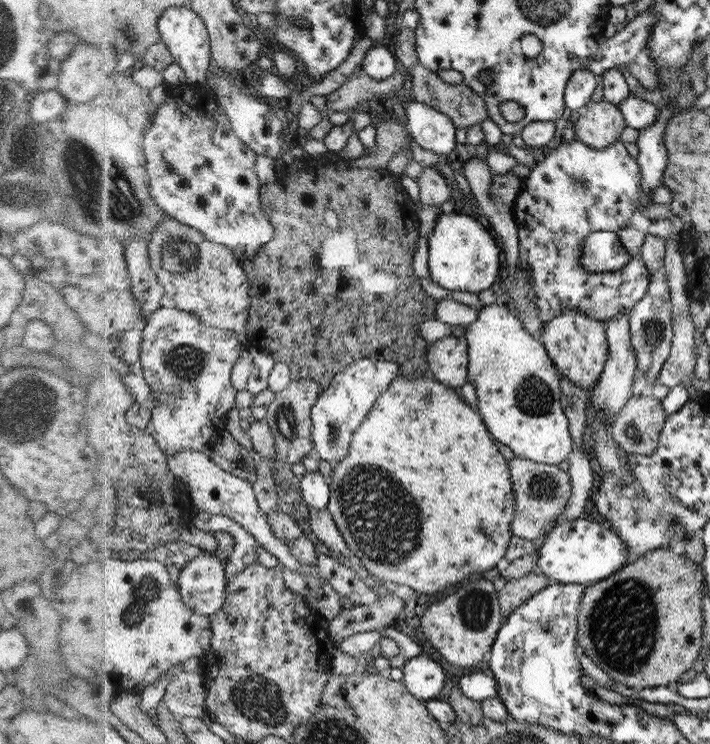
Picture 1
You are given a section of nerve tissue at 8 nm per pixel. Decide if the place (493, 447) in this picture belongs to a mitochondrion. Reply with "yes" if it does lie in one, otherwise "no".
no

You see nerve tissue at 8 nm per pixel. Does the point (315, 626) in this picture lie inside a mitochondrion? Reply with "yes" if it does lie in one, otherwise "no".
no

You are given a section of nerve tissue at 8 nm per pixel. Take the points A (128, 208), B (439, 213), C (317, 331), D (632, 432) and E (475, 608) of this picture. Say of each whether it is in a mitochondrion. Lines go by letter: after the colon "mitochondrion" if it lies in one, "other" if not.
A: mitochondrion
B: other
C: other
D: mitochondrion
E: mitochondrion

